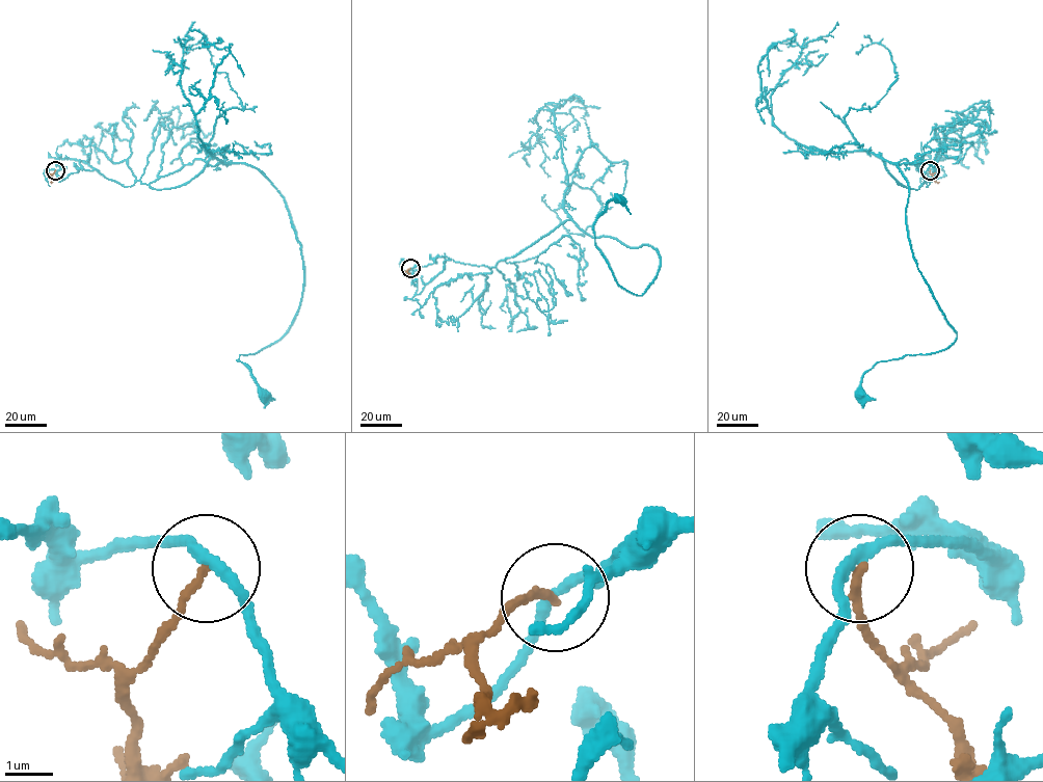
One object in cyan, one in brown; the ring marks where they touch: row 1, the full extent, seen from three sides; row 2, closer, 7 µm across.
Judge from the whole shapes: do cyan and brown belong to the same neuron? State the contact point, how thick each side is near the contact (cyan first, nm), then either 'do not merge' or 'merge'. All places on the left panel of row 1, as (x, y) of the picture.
(55, 170) | 200/170 nm | do not merge

